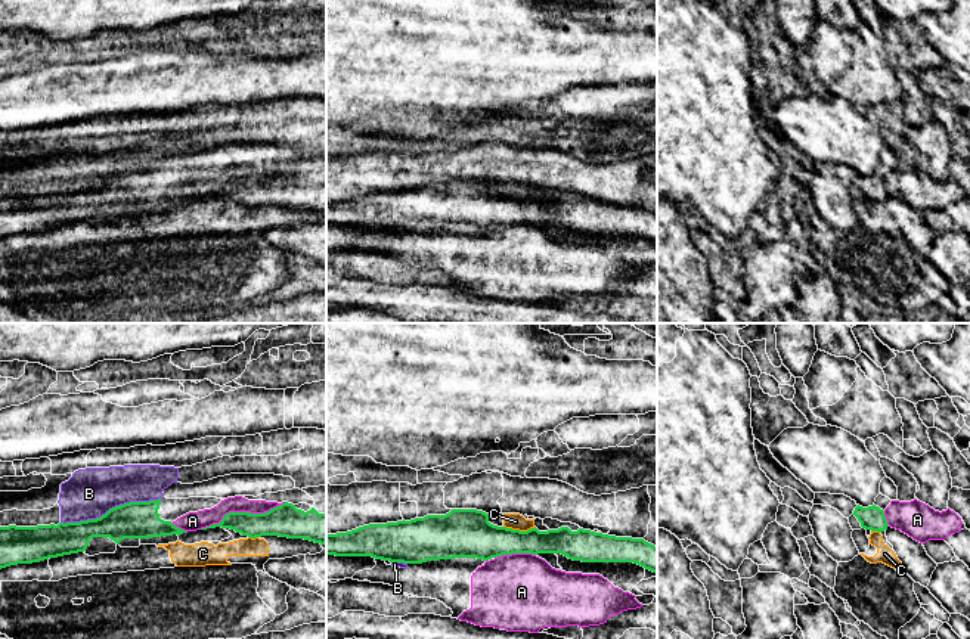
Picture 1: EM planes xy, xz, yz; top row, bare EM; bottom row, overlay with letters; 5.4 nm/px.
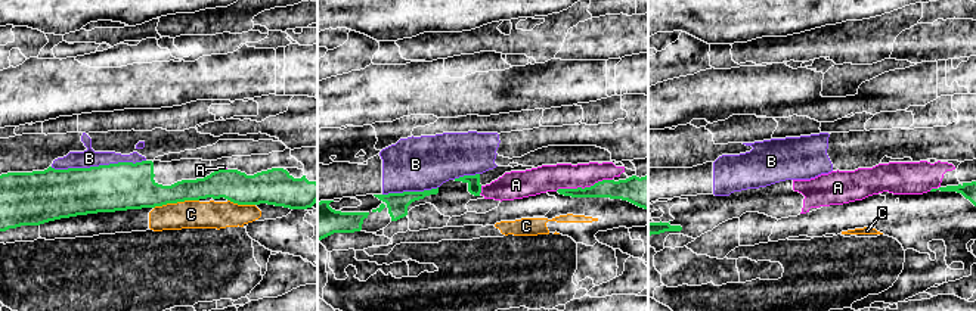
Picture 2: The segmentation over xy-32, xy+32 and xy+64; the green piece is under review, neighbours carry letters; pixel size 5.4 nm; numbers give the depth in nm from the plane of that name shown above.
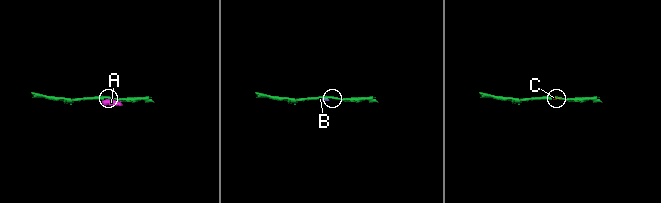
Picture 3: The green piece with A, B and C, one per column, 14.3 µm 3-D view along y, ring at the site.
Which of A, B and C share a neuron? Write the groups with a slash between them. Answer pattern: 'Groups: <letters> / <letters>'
Groups: A / B / C

